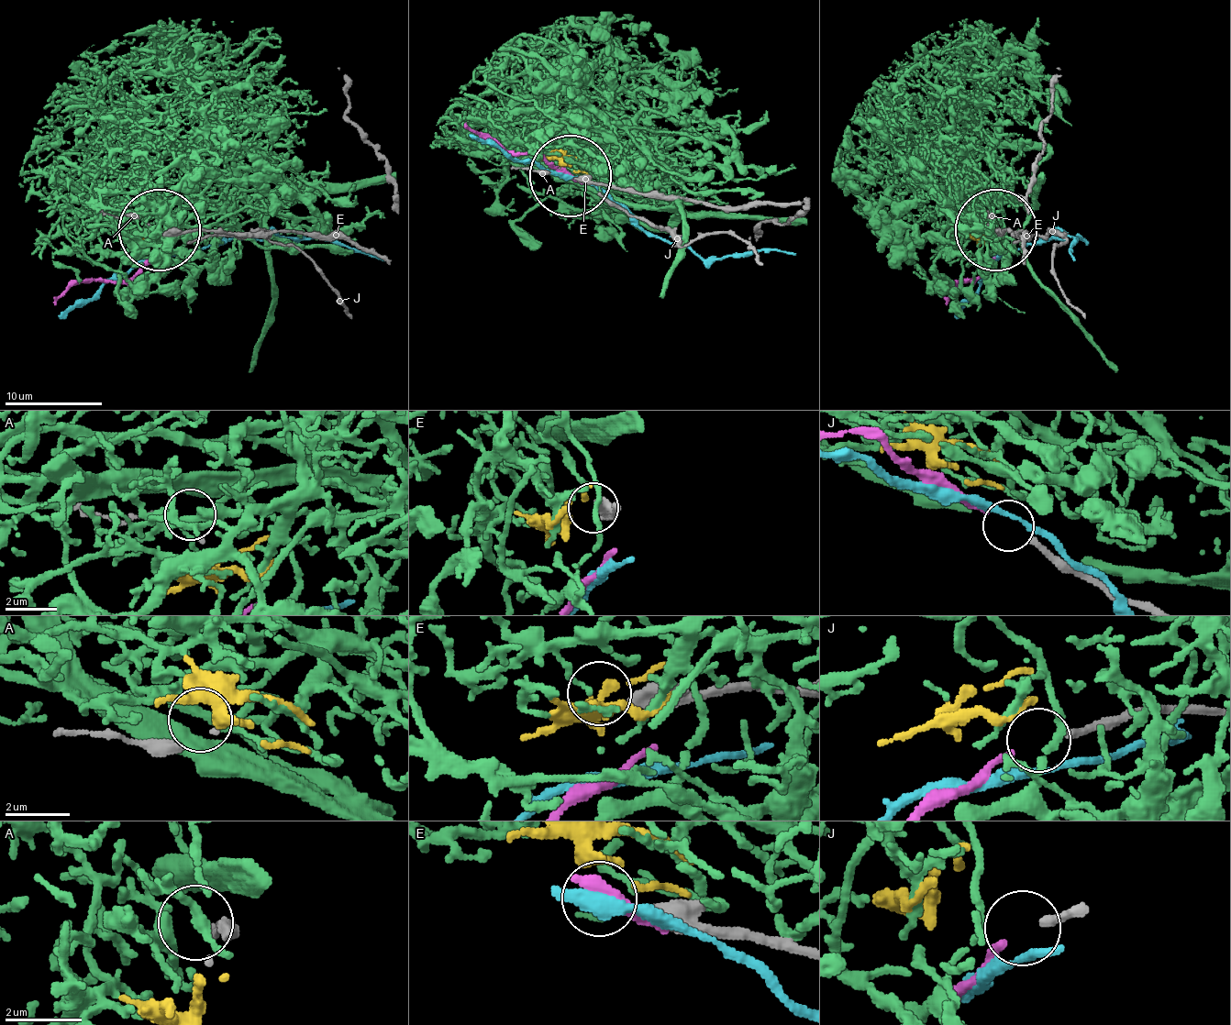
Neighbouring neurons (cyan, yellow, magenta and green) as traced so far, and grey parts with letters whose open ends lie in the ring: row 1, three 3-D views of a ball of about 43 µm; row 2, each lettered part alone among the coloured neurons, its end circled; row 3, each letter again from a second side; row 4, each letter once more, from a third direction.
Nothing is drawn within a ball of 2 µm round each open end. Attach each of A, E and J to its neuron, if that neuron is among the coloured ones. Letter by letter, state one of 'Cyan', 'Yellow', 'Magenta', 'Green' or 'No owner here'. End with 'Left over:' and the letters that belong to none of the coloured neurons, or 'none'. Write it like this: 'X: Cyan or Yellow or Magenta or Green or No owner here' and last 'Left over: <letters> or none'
A: Green
E: No owner here
J: Magenta
Left over: E

